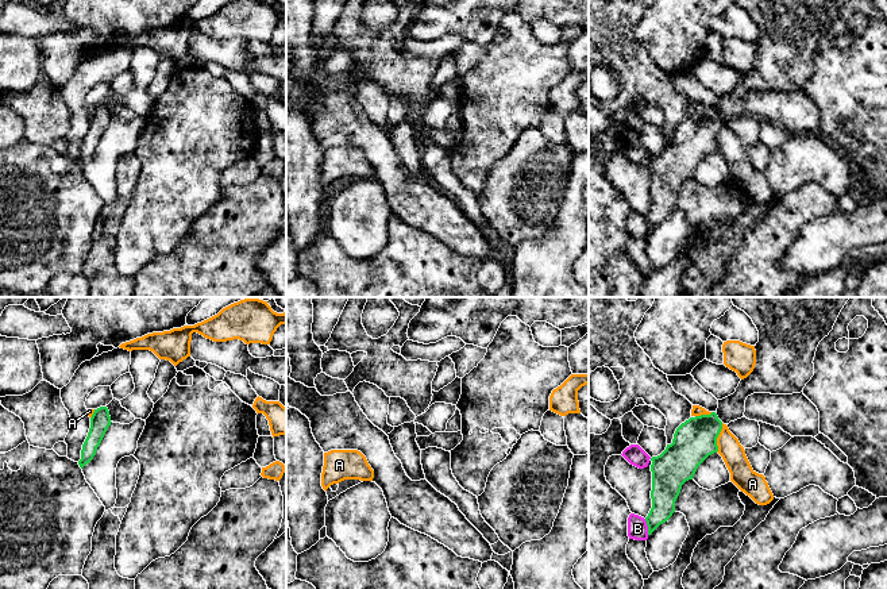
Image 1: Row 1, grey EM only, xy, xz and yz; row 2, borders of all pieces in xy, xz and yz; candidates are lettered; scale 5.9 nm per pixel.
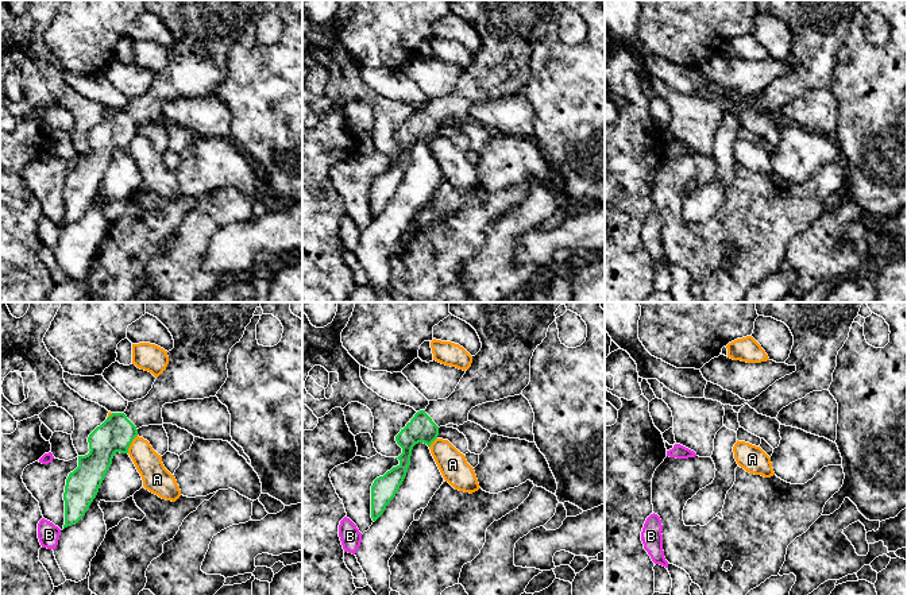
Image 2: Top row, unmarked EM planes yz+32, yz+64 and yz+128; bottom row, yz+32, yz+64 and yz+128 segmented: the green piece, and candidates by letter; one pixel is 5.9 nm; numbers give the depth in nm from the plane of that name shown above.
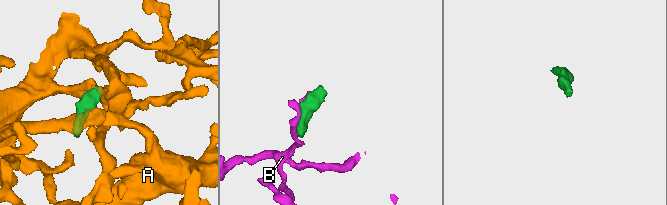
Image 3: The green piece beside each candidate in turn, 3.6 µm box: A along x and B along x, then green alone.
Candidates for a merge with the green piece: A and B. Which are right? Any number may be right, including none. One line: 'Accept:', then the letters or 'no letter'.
Accept: no letter

